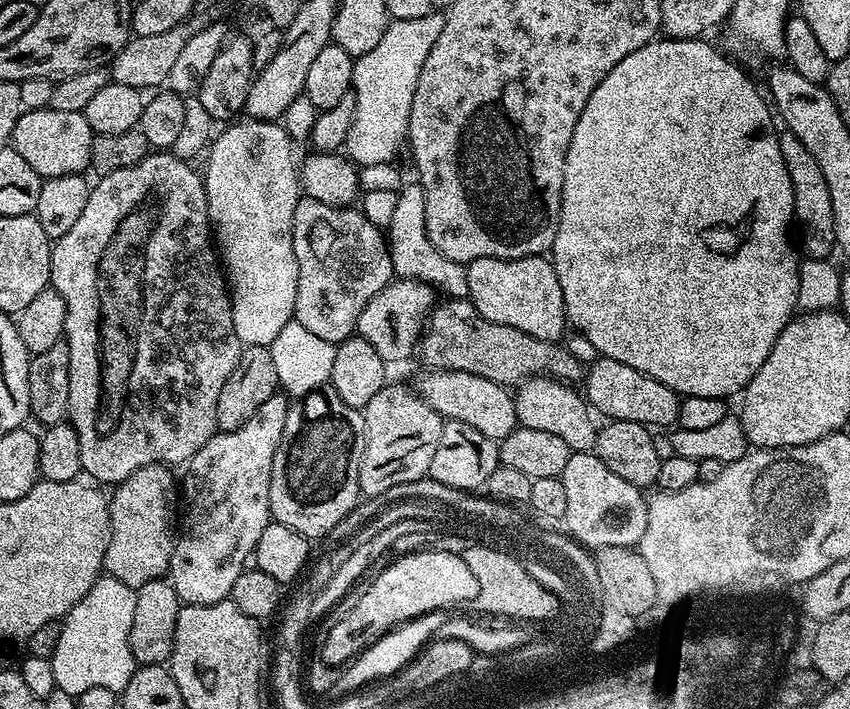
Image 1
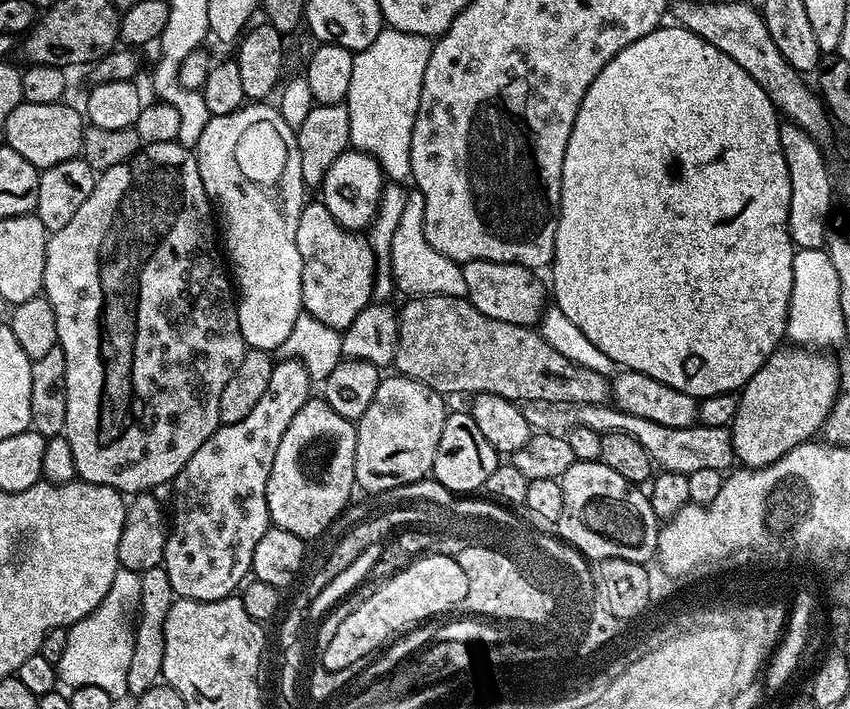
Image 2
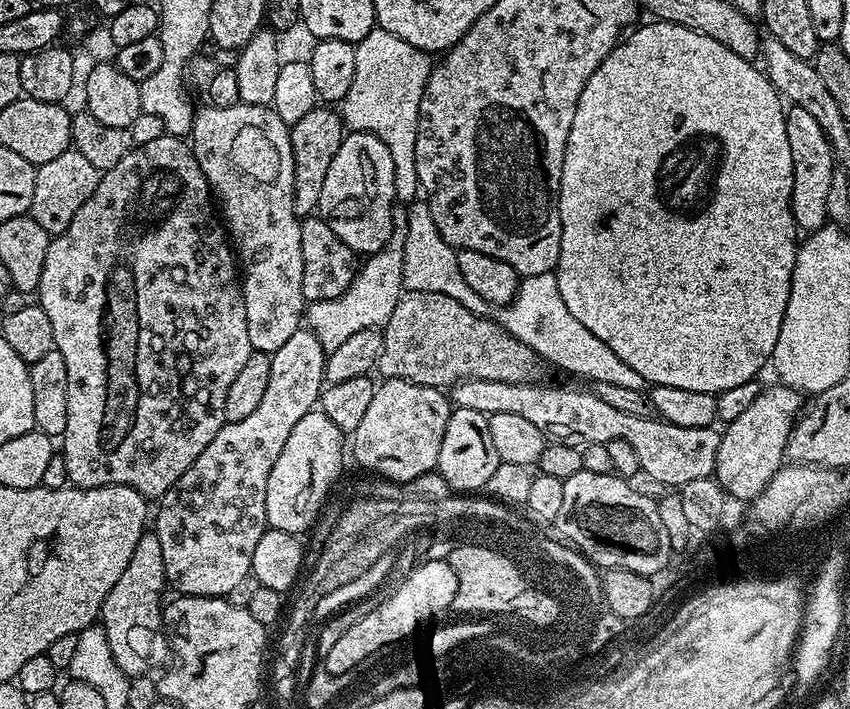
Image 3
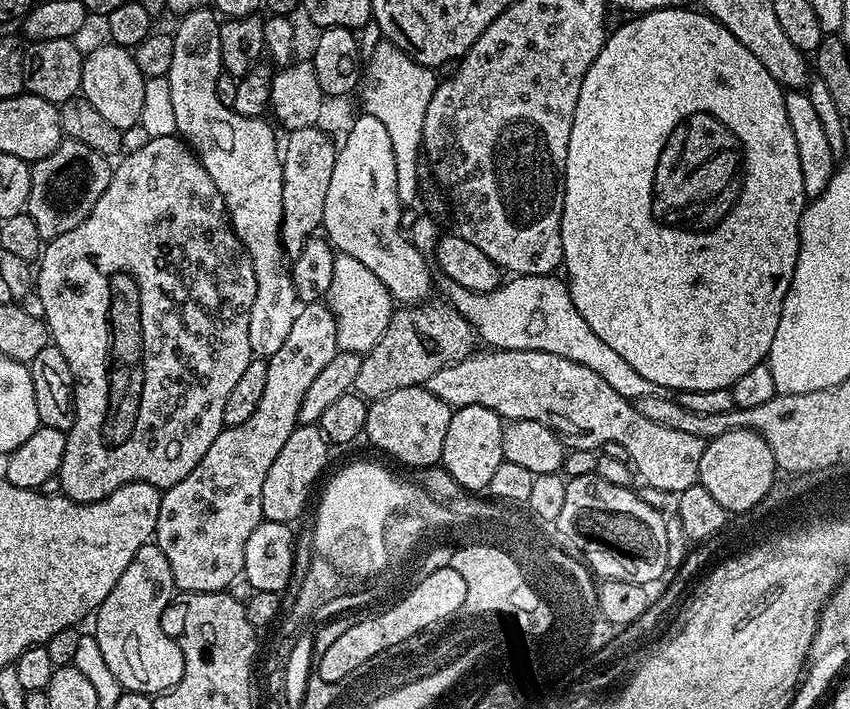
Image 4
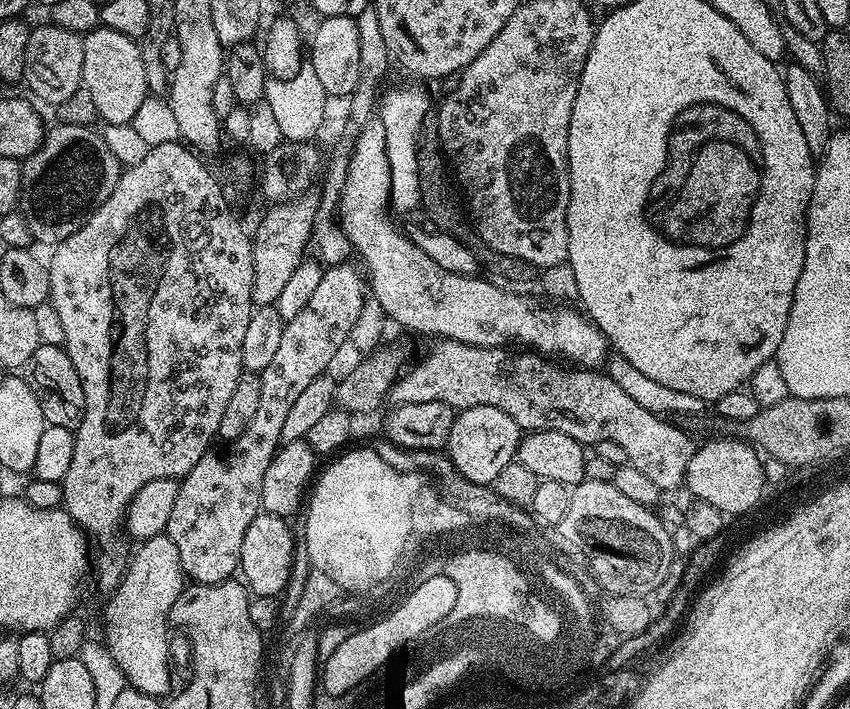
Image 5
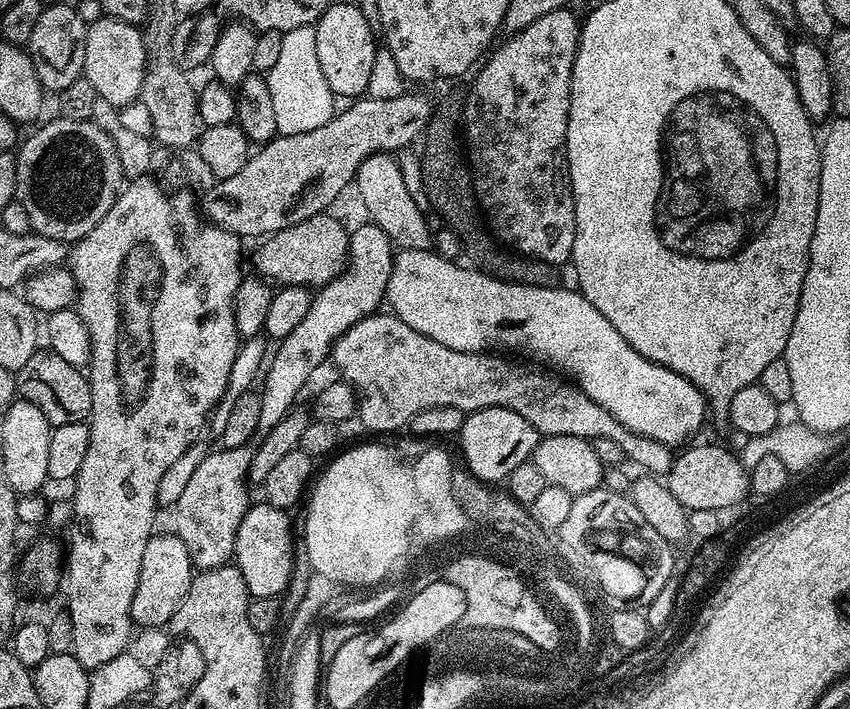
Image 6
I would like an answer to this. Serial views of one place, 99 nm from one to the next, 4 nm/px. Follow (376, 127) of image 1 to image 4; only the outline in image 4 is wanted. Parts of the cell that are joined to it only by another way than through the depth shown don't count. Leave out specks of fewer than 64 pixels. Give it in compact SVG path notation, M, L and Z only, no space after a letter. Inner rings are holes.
M381 42L373 49L362 68L362 83L358 88L358 97L364 103L362 112L365 116L378 118L378 122L382 122L390 133L390 146L394 146L394 166L398 170L398 198L404 206L415 205L421 195L419 162L423 116L438 85L436 75L433 69L414 62L410 54L387 42Z

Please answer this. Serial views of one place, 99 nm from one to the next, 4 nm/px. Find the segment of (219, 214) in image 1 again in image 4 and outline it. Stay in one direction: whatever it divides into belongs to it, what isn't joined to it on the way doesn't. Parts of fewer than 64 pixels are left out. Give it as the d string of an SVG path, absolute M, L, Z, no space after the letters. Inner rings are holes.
M205 6L183 13L177 20L180 21L176 24L176 32L171 33L174 54L170 58L170 70L166 77L170 86L170 102L174 102L176 130L184 143L199 156L206 174L214 178L214 186L218 186L218 194L222 194L231 226L241 244L244 245L248 257L252 259L256 293L254 294L254 310L250 310L250 346L253 357L267 358L278 354L282 342L286 342L286 334L290 334L290 326L294 326L294 318L298 311L296 291L292 285L292 273L286 263L284 245L280 242L284 162L278 140L276 144L277 129L271 123L268 125L264 118L243 117L218 98L216 77L220 59L221 21L217 13L211 7Z

